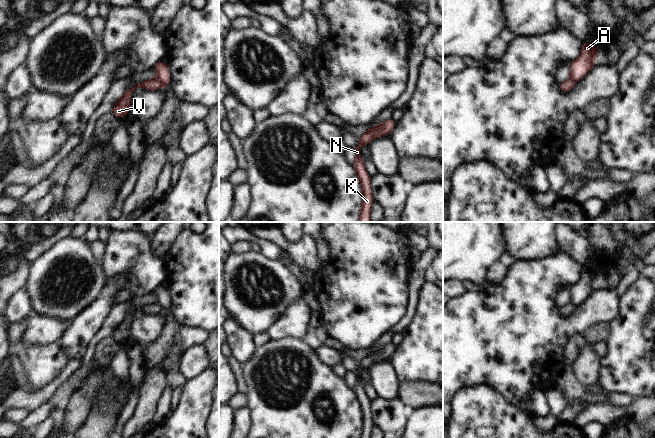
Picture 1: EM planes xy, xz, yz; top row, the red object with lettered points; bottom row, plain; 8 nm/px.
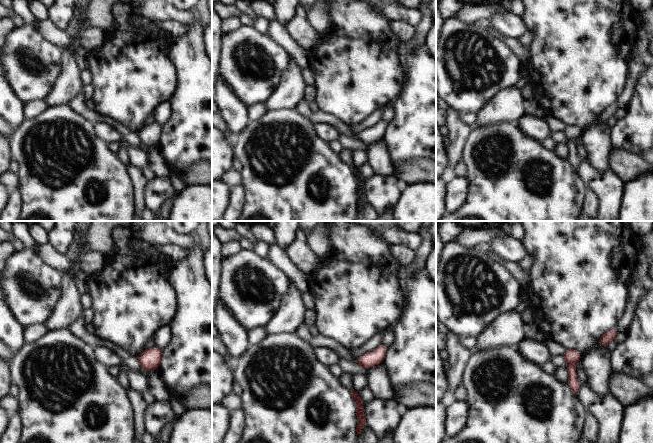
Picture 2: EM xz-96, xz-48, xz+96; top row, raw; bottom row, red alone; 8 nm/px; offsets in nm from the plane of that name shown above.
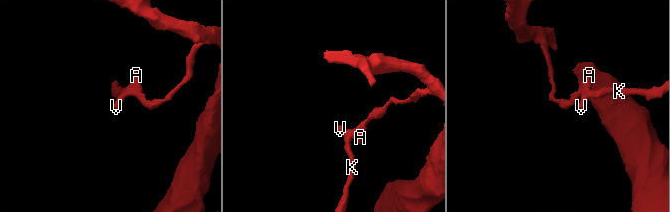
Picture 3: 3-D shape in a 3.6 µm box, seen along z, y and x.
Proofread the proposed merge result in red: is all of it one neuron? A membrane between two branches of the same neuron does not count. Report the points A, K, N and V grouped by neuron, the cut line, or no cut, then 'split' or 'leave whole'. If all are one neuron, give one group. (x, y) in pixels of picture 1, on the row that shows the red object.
A K N / V; cut in xz along (384, 122), (379, 129), (366, 133); split

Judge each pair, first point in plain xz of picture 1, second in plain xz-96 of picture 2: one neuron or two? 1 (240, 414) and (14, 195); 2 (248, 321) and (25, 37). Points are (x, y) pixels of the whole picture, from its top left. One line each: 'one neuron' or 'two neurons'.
1: one neuron
2: one neuron

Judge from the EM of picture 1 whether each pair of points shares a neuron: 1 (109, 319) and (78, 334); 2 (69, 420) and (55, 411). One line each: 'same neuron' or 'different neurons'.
1: different neurons
2: different neurons

